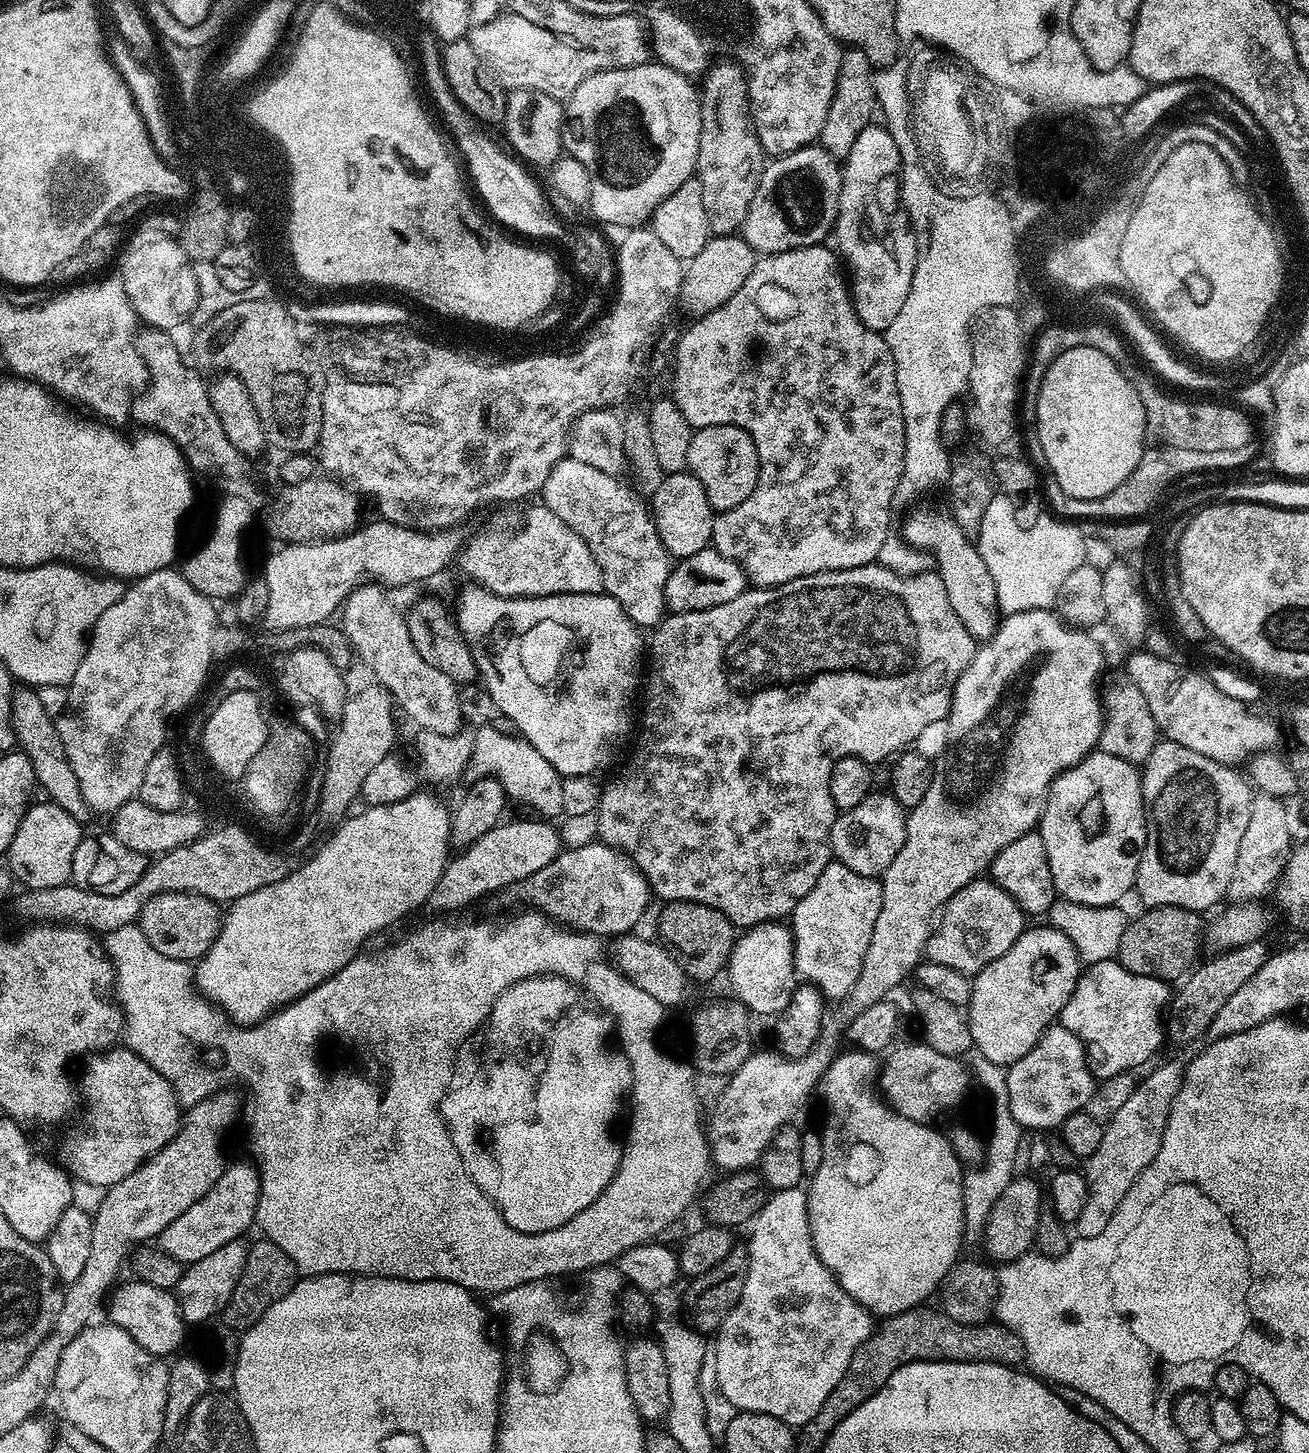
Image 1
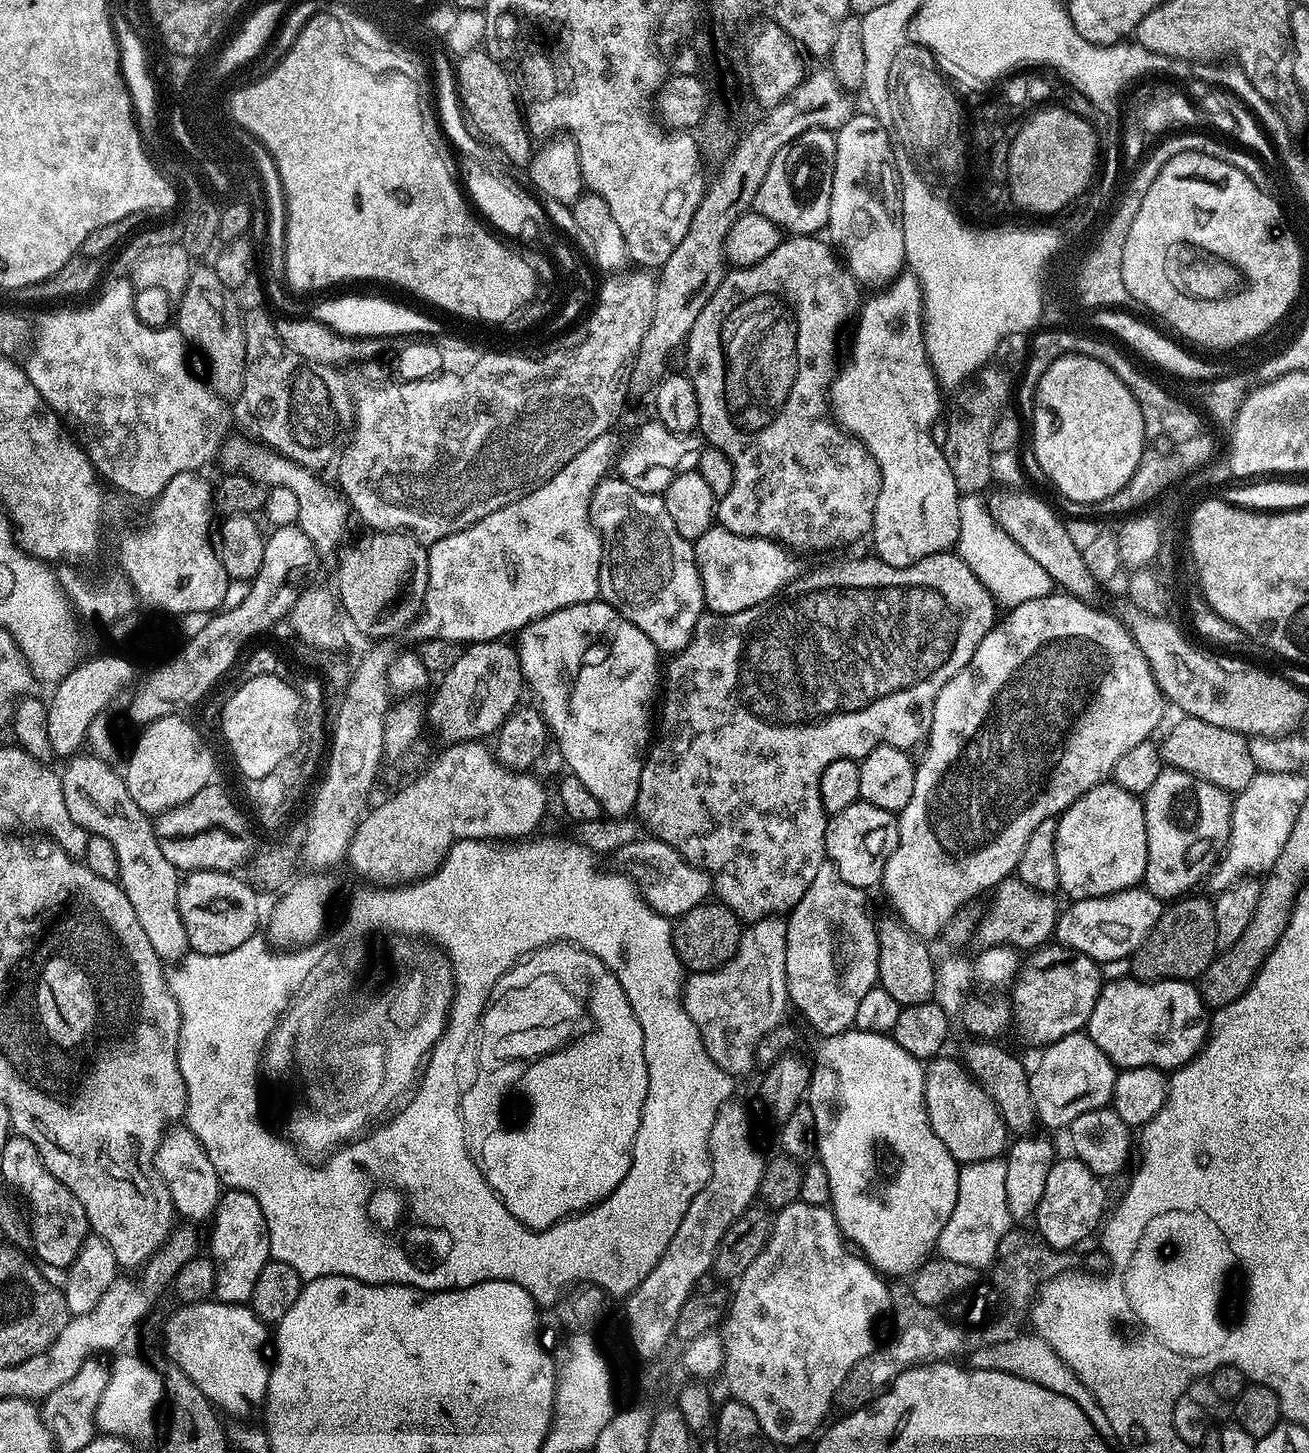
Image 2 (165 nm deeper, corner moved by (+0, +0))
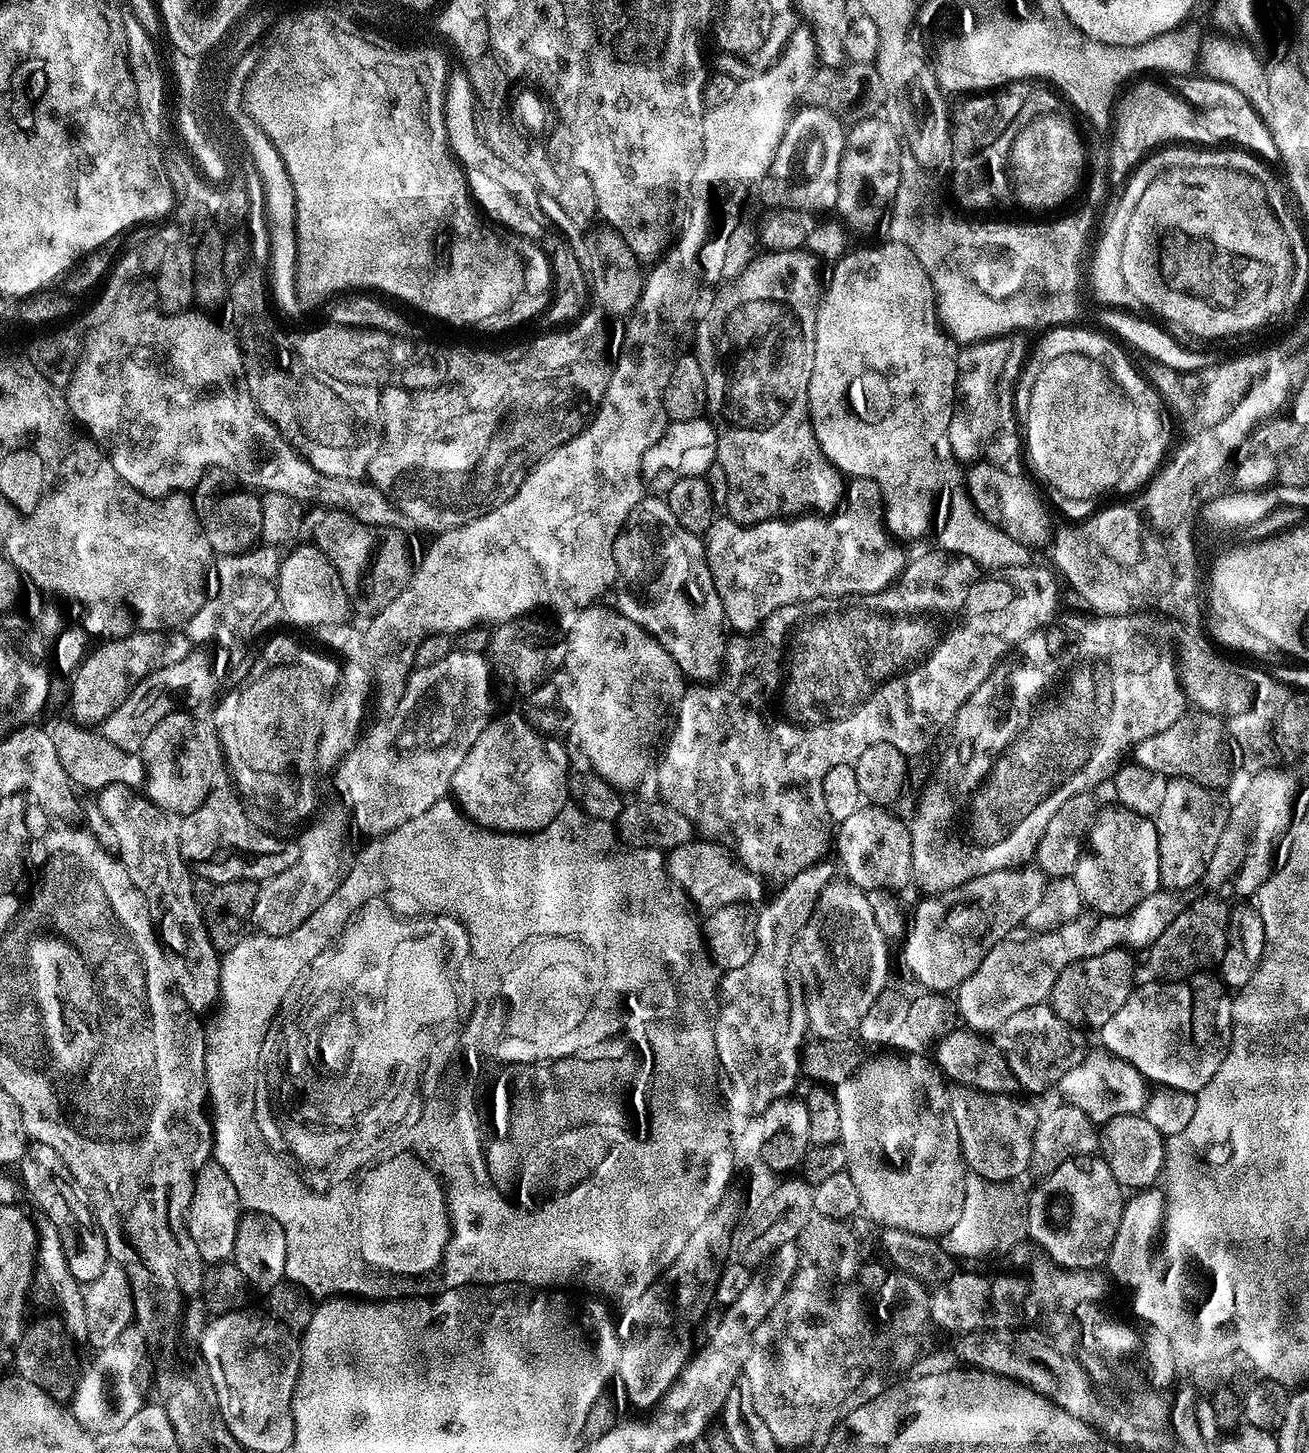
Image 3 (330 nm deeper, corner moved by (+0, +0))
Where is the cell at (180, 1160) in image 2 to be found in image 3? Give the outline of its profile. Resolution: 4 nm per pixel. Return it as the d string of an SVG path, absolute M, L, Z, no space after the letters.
M209 1162L196 1171L196 1181L192 1197L188 1203L188 1233L194 1238L194 1246L198 1246L198 1254L205 1265L222 1264L231 1261L234 1250L234 1234L238 1234L238 1222L242 1215L242 1205L238 1198L238 1190L230 1182L222 1166Z

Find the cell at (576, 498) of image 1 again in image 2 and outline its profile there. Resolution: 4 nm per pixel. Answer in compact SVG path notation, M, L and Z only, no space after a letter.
M605 478L590 498L588 517L600 533L602 546L599 599L616 608L622 618L634 622L661 653L681 652L692 637L698 618L704 615L706 605L693 541L682 538L682 534L674 530L674 522L670 514L666 514L663 495L634 490L634 486L619 478Z

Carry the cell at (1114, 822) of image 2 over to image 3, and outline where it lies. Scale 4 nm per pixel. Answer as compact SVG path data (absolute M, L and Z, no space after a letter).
M1119 806L1111 807L1105 812L1104 809L1097 811L1090 829L1092 852L1085 851L1081 855L1074 879L1078 882L1078 894L1082 894L1085 905L1093 913L1101 916L1124 916L1144 898L1150 898L1150 894L1161 891L1158 874L1158 834L1155 823L1149 817L1127 812Z

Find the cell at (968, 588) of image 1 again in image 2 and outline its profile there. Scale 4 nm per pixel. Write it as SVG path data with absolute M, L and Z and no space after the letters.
M901 274L881 294L872 301L863 305L859 313L860 325L856 328L856 341L852 344L852 361L839 373L838 379L830 389L830 408L834 418L845 431L851 432L857 439L860 439L870 450L870 454L878 462L880 467L880 489L878 490L878 506L874 514L874 522L870 533L870 541L876 547L875 559L886 562L895 568L914 566L922 558L933 556L939 552L947 552L957 547L959 538L959 506L962 494L954 482L954 474L950 474L950 462L946 462L943 447L932 437L932 422L940 410L941 389L936 382L936 376L932 372L932 364L928 361L926 348L924 346L924 300L920 293L920 281L911 274Z

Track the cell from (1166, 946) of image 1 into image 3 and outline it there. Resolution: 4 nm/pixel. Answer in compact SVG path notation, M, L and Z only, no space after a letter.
M1203 894L1197 900L1193 899L1158 934L1158 938L1146 950L1148 956L1148 968L1152 971L1151 979L1156 982L1169 980L1187 980L1189 976L1203 973L1215 965L1226 950L1228 941L1228 913L1229 905L1217 895Z

